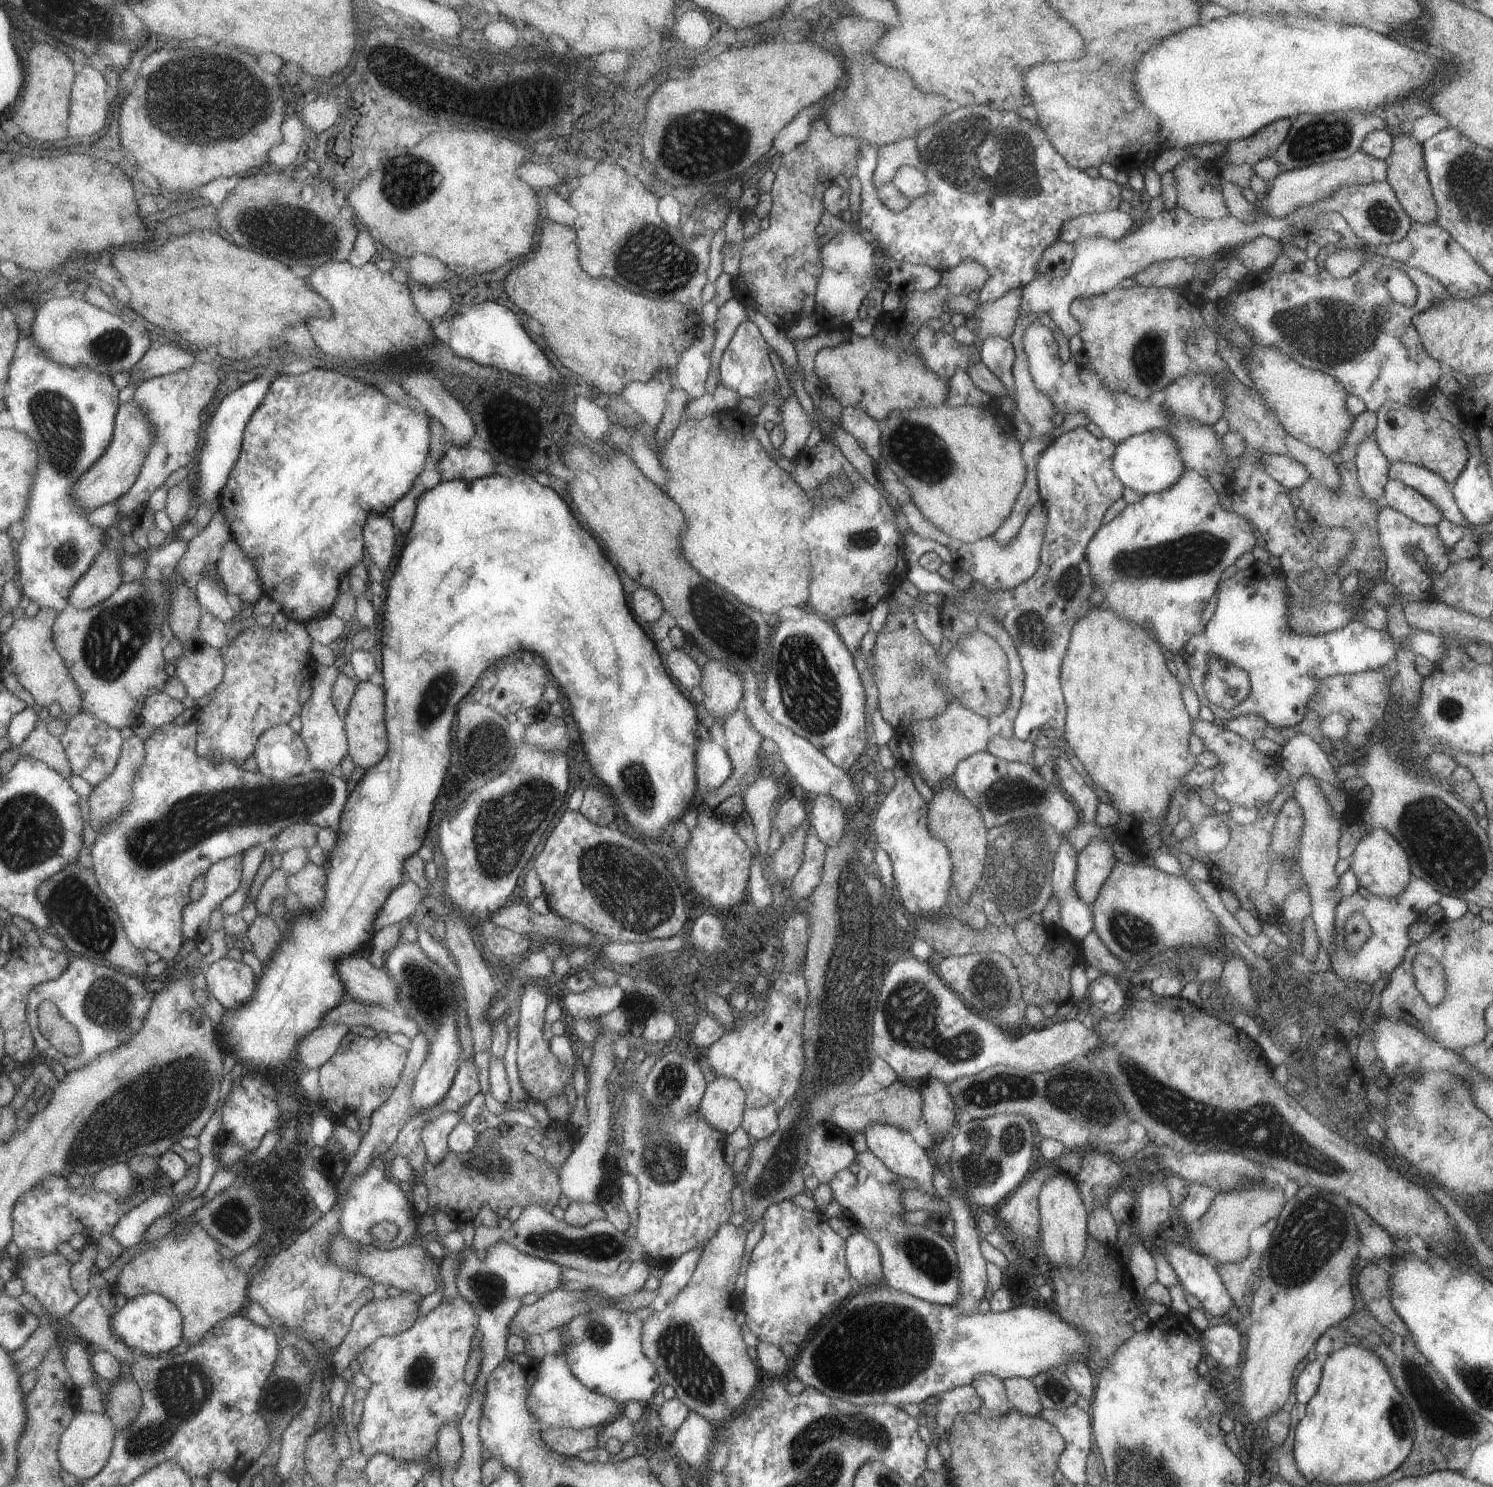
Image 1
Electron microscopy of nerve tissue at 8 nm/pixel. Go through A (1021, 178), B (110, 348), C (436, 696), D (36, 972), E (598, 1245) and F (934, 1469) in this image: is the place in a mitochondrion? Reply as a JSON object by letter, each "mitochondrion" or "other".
{"A":"mitochondrion","B":"mitochondrion","C":"mitochondrion","D":"other","E":"mitochondrion","F":"other"}

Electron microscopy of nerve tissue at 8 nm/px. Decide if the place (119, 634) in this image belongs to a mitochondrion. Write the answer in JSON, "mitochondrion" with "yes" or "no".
{"mitochondrion":"yes"}

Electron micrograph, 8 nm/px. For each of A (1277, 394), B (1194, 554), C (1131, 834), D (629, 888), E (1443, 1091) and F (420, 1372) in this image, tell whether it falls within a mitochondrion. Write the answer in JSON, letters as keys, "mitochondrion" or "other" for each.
{"A":"other","B":"mitochondrion","C":"other","D":"mitochondrion","E":"mitochondrion","F":"mitochondrion"}

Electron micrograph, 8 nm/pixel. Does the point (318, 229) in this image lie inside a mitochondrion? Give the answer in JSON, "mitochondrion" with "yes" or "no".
{"mitochondrion":"yes"}

